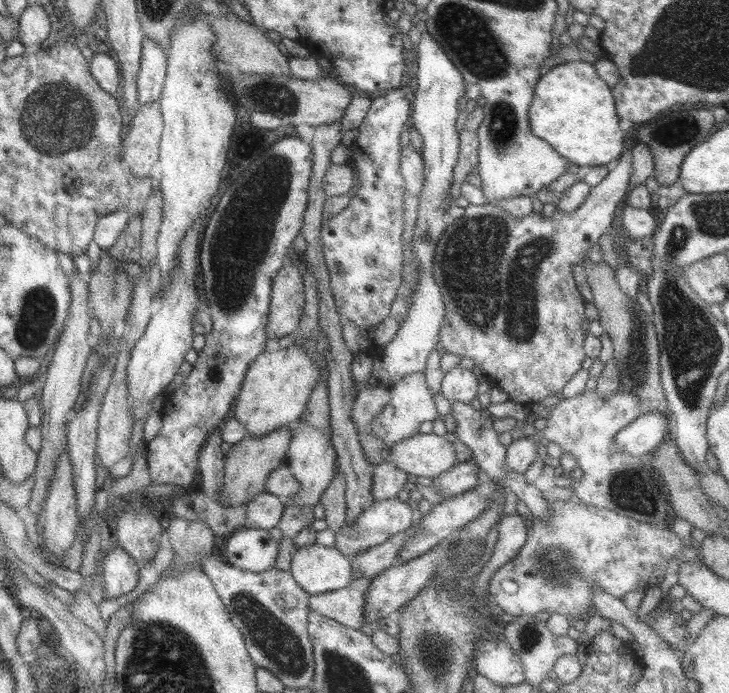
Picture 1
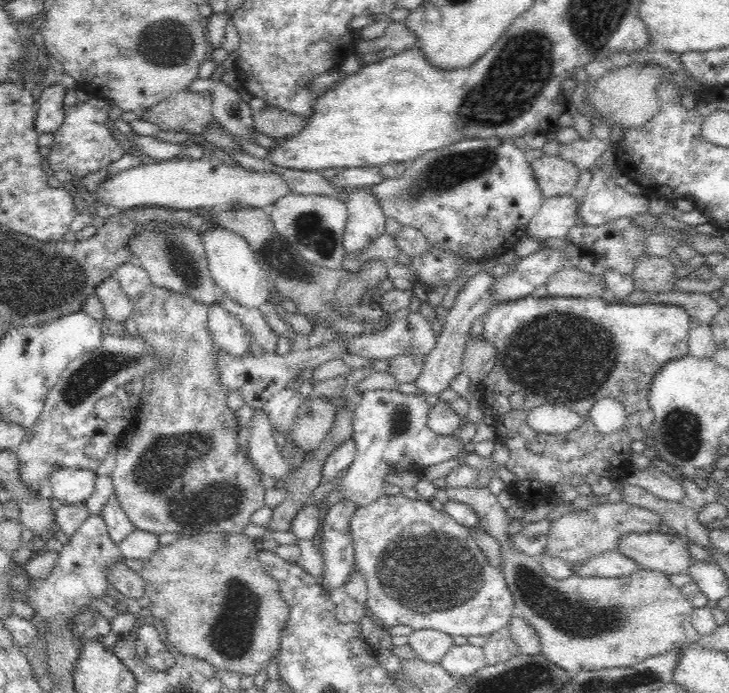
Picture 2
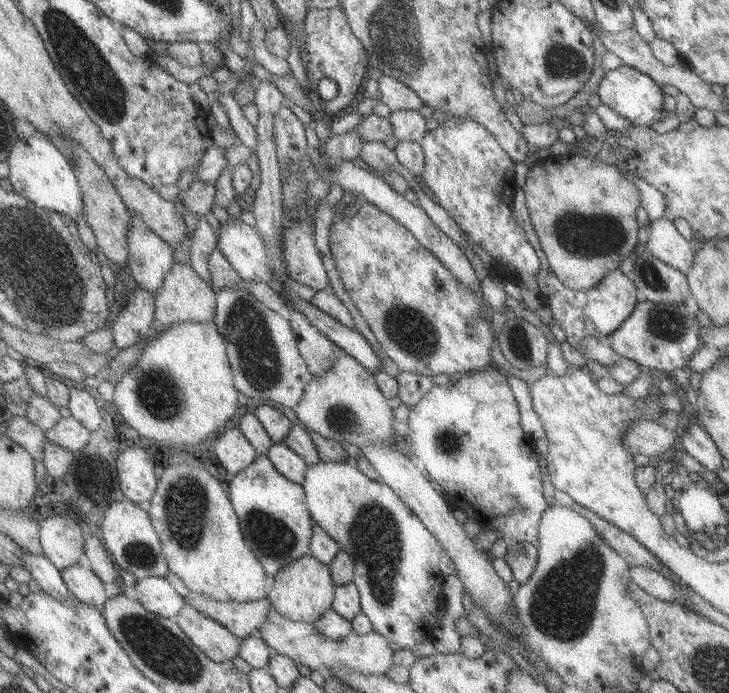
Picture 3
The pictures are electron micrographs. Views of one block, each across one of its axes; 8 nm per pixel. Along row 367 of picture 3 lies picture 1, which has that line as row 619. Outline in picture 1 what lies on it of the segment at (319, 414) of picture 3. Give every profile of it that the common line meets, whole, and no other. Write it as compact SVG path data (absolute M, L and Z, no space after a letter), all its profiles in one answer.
M349 586L324 592L322 595L310 595L308 608L331 621L357 630L365 623L363 620L365 602L363 591Z

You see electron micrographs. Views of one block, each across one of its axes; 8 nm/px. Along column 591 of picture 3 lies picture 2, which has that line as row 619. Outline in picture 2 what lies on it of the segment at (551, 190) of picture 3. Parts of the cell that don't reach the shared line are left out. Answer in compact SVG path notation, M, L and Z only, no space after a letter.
M198 534L178 537L169 546L161 546L138 574L144 579L145 596L150 598L151 615L162 622L165 641L180 653L204 658L216 669L218 675L226 670L254 675L265 670L271 659L279 654L281 630L288 618L288 607L278 594L278 585L263 567L257 554L257 541L244 534Z

